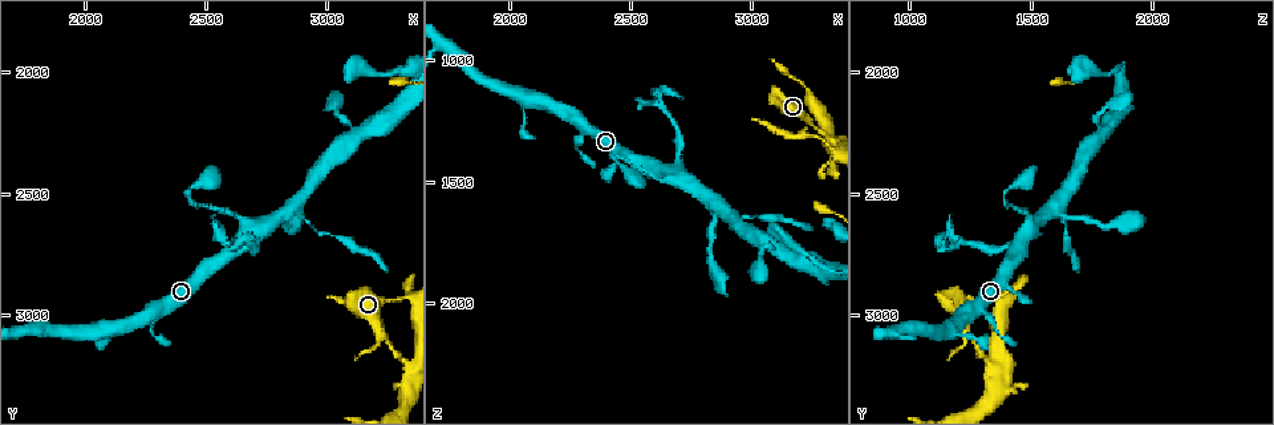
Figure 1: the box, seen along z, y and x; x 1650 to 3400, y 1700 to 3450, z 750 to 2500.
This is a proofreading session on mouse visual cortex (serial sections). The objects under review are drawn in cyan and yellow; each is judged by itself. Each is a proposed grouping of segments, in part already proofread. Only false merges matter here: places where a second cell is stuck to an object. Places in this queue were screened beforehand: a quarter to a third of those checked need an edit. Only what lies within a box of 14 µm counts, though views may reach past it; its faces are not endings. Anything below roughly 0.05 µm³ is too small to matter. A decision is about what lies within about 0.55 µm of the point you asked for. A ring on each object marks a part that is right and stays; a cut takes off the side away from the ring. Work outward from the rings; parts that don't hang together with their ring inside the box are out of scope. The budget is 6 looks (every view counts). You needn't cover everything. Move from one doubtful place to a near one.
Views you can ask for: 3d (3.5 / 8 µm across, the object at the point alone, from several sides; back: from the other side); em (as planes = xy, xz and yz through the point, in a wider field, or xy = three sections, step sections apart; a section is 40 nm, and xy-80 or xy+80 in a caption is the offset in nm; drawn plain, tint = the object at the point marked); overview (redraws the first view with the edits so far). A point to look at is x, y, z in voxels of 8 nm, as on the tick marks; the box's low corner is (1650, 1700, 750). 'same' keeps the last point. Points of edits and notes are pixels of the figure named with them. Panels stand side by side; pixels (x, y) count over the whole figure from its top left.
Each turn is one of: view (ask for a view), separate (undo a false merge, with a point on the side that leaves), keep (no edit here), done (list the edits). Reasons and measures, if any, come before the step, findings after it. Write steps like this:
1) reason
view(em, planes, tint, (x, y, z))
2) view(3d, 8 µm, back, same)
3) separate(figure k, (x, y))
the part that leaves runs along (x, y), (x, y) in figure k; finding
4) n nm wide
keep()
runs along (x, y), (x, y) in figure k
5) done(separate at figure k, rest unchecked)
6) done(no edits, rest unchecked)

calibre changes
view(em, planes, tint, (2280, 3010, 1320))

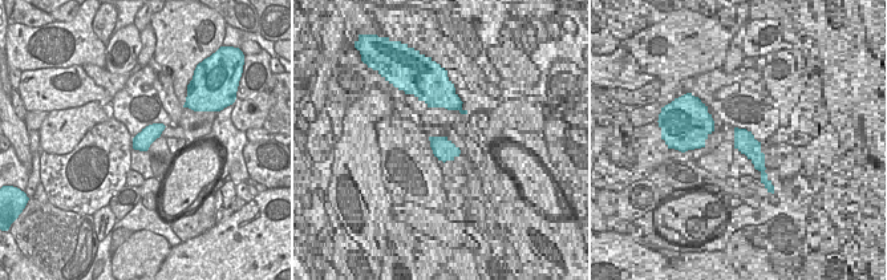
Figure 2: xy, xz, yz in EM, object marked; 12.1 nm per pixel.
wider look
view(3d, 3.5 µm, same)

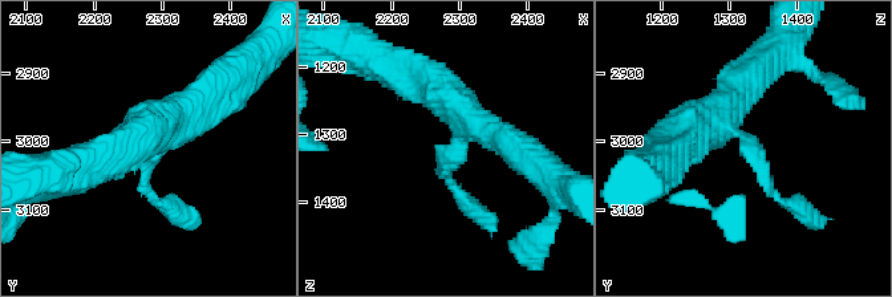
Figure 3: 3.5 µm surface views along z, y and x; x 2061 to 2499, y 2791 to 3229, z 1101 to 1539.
keep()
runs along (203, 96), (146, 157), (146, 186), (166, 206) in figure 3; one cell here

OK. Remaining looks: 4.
abrupt turn
view(3d, 3.5 µm, (2670, 2630, 1490))

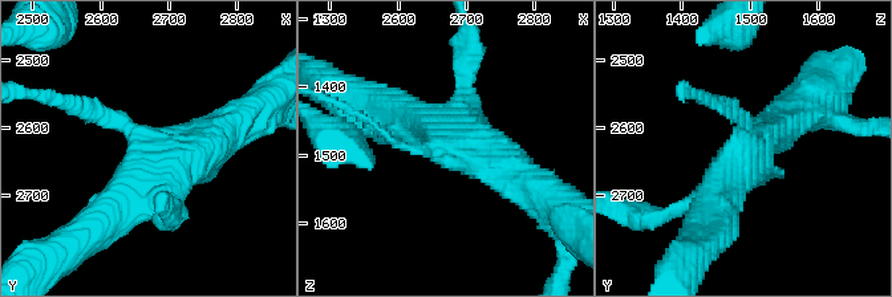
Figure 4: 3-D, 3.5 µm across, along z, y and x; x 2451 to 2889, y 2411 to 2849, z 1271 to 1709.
4 arms; arms of 150, 200, 450, 500 nm; shape alone is not enough
view(em, planes, tint, (2665, 2625, 1485))

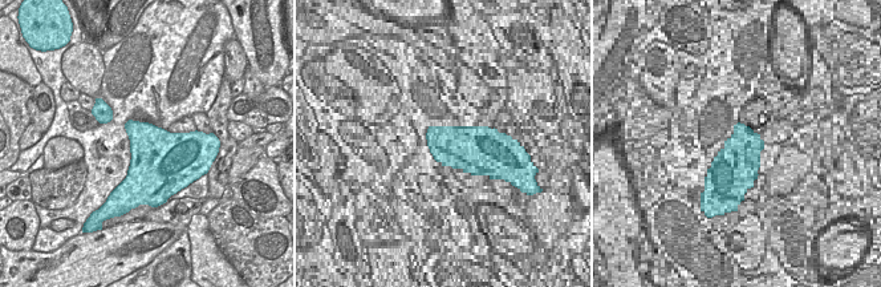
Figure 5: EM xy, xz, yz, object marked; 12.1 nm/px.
keep()
runs along (97, 223), (231, 126) in figure 4; all the same cell

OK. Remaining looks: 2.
narrows sharply
view(em, xy, step 2, tint, (3280, 2950, 1330))

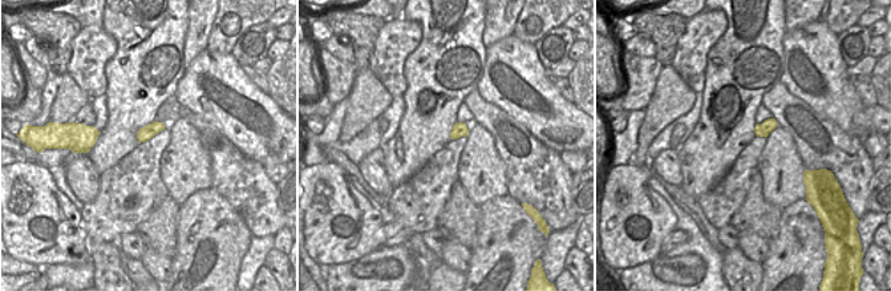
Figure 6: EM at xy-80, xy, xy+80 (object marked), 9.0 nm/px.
view(3d, 3.5 µm, back, same)

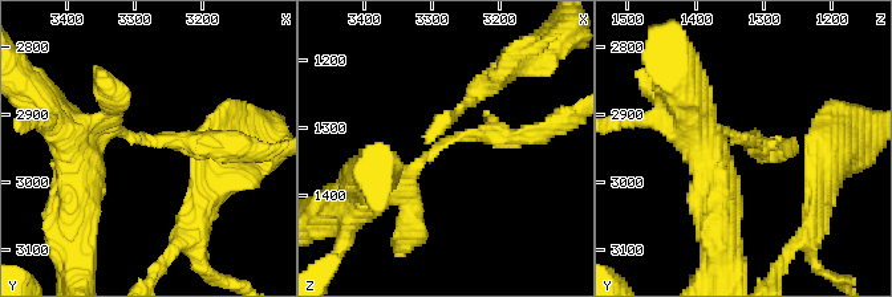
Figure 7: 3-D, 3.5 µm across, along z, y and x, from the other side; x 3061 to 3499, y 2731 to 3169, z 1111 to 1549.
separate(figure 7, (178, 137))
the part that leaves runs along (430, 153), (475, 133), (556, 126) in figure 7; a second cell is stuck on

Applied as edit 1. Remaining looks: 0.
done(separate at figure 7, rest unchecked)

